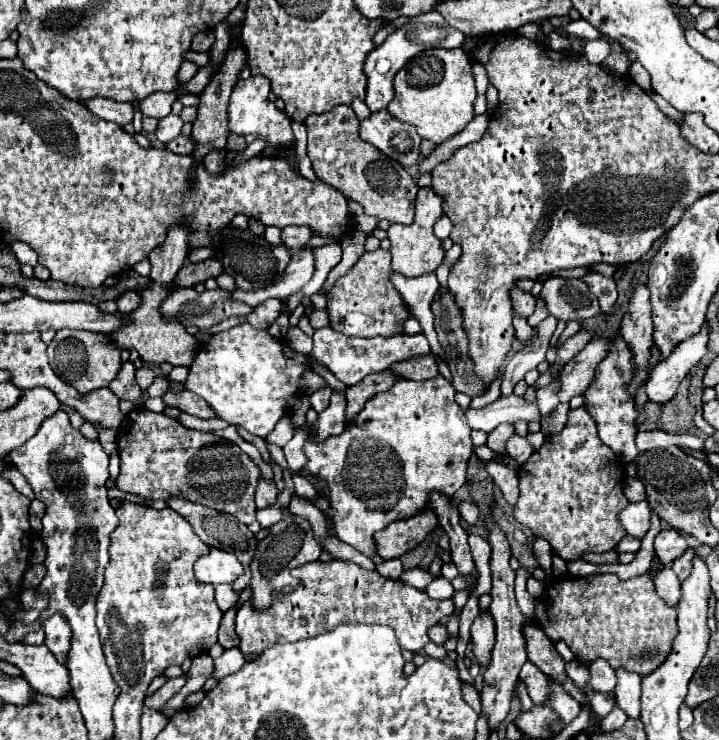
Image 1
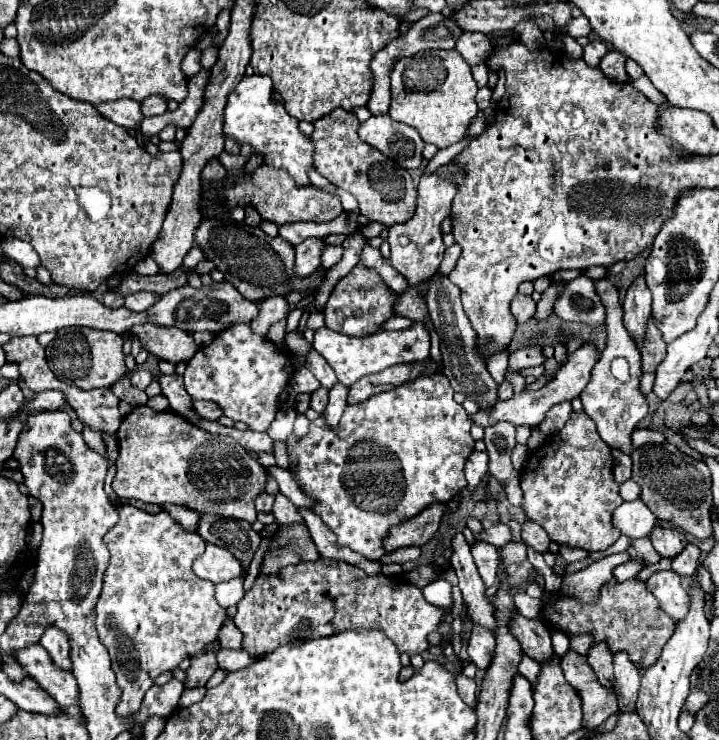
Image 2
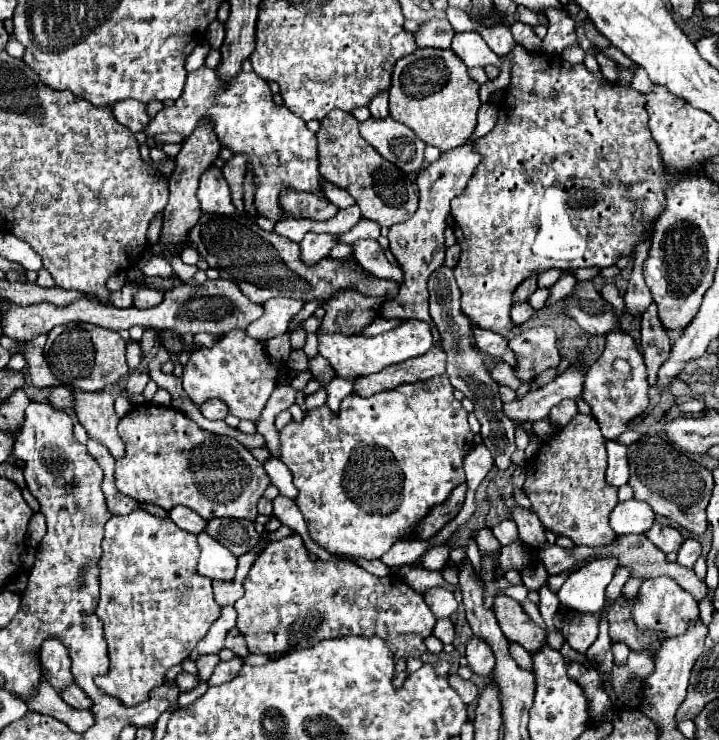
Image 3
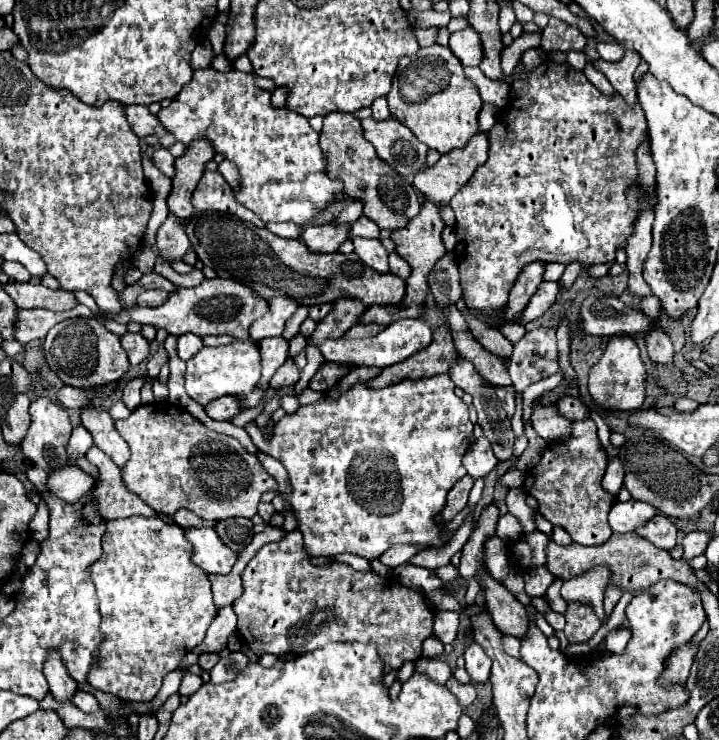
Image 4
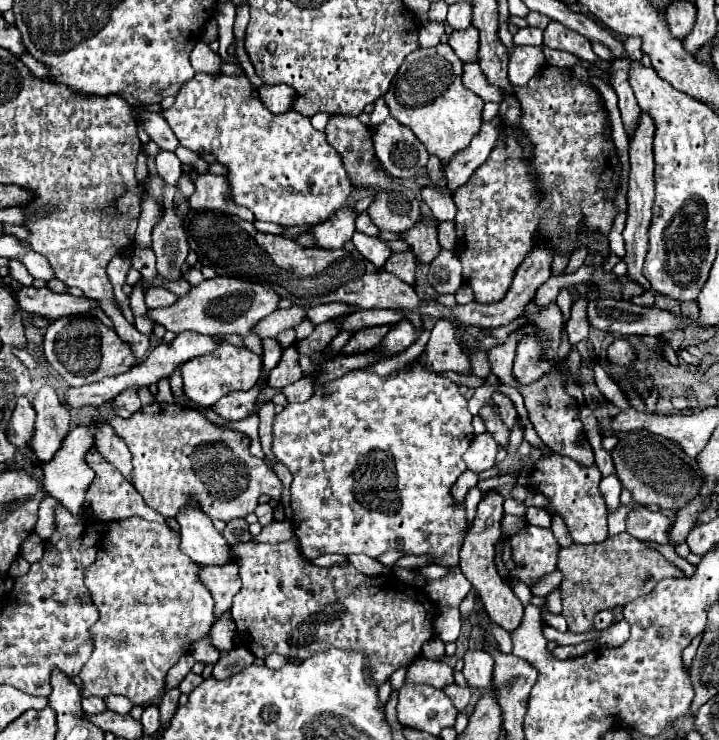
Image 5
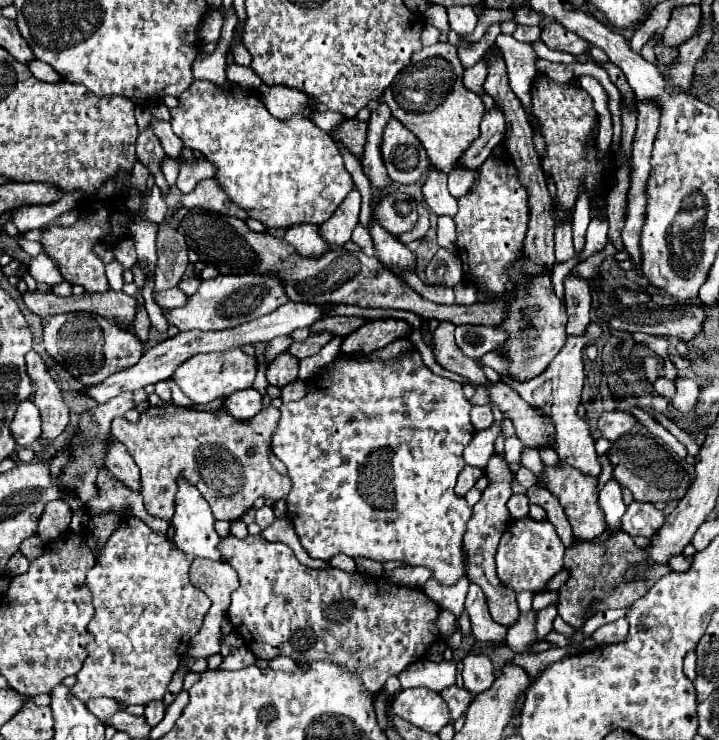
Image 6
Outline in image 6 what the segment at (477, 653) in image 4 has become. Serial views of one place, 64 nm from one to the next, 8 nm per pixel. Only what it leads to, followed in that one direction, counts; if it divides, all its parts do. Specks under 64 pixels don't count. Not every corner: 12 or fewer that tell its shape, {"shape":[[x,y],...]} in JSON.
{"shape":[[486,654],[464,658],[464,688],[480,694],[496,672]]}

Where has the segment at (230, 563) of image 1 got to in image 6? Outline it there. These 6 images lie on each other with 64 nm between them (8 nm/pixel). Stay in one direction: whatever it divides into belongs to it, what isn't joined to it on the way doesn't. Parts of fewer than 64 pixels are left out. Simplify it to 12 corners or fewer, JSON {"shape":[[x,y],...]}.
{"shape":[[180,478],[174,544],[188,556],[222,560],[214,516]]}

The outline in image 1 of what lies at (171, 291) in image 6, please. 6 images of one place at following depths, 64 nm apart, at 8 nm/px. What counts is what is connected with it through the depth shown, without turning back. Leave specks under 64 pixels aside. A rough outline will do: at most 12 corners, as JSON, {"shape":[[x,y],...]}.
{"shape":[[126,290],[116,300],[120,314],[130,314],[138,308],[140,296]]}

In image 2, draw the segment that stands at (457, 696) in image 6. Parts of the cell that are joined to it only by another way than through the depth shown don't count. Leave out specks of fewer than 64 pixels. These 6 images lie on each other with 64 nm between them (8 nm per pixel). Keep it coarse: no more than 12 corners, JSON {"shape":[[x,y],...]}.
{"shape":[[458,674],[458,694],[476,708],[478,691],[472,678]]}

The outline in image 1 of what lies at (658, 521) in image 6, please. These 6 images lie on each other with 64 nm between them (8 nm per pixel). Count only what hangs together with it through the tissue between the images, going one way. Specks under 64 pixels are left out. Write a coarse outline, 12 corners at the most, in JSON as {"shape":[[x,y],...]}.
{"shape":[[674,528],[654,540],[656,556],[670,566],[688,548],[688,540]]}

